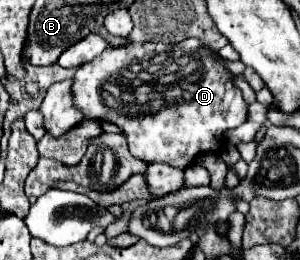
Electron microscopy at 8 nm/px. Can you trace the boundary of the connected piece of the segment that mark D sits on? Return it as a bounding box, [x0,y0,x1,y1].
[73,38,247,170]

